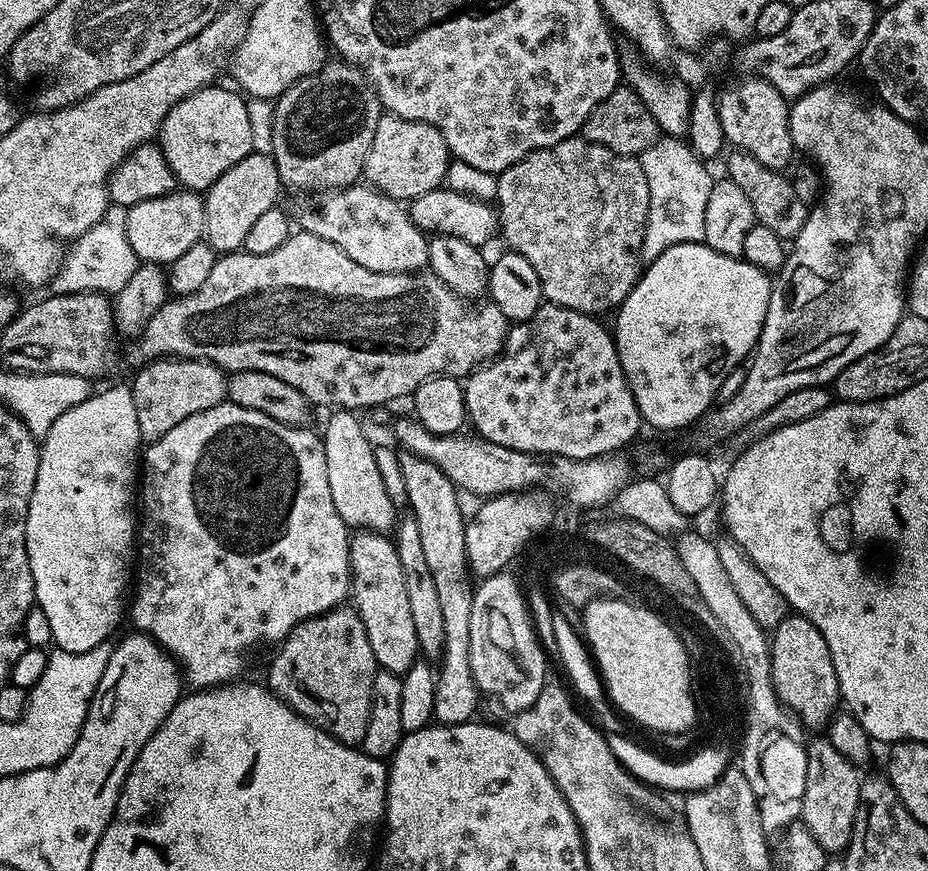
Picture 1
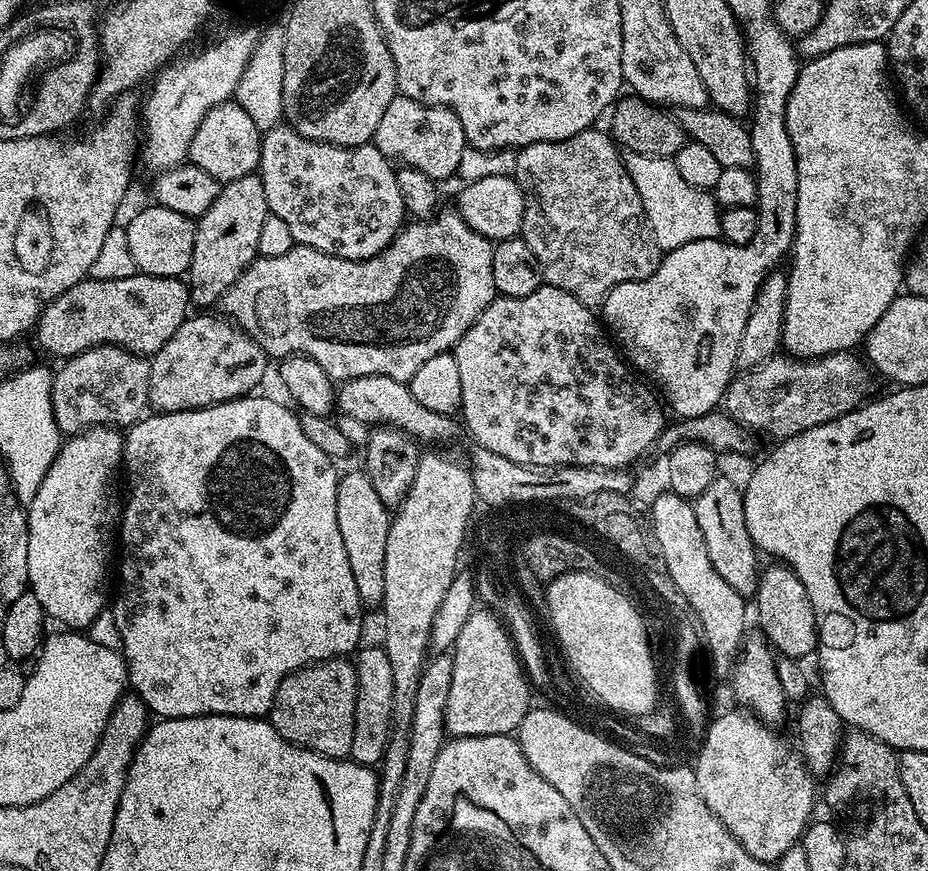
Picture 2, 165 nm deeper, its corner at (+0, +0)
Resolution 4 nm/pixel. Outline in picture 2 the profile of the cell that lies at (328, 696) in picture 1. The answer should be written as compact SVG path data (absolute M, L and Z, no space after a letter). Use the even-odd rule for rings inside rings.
M348 658L319 660L316 664L309 664L306 668L291 672L280 683L267 719L274 726L274 730L278 730L278 734L282 734L282 738L286 738L291 744L297 744L300 748L308 748L311 752L335 760L343 760L350 757L350 742L354 739L354 706L357 698L358 678L355 663Z

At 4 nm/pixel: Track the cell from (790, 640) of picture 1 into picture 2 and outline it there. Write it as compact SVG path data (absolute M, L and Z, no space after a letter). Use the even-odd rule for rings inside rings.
M772 562L763 569L760 574L760 585L754 597L756 603L756 620L759 631L763 632L765 640L772 645L773 649L781 656L788 656L791 660L803 661L817 651L818 641L816 638L816 619L814 618L814 606L810 606L810 597L806 595L806 586L794 574L794 570L786 564Z

